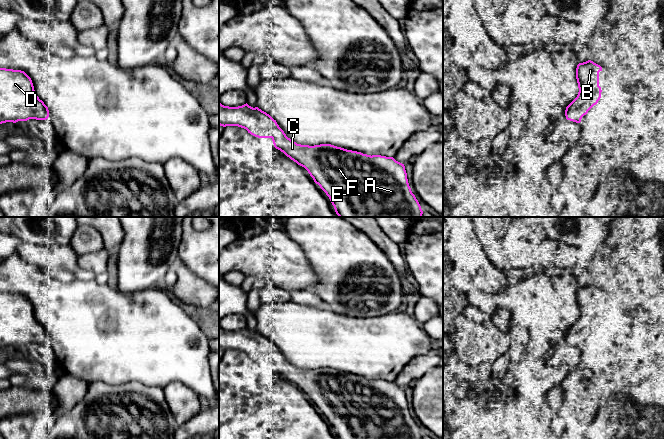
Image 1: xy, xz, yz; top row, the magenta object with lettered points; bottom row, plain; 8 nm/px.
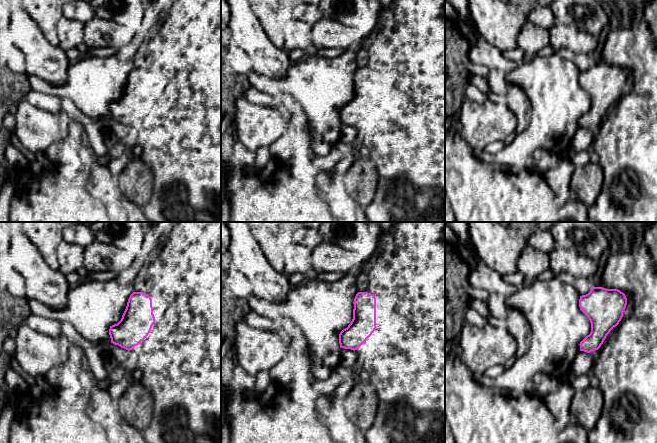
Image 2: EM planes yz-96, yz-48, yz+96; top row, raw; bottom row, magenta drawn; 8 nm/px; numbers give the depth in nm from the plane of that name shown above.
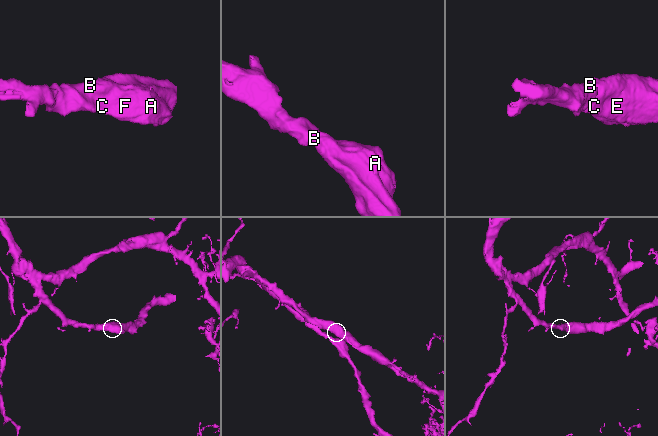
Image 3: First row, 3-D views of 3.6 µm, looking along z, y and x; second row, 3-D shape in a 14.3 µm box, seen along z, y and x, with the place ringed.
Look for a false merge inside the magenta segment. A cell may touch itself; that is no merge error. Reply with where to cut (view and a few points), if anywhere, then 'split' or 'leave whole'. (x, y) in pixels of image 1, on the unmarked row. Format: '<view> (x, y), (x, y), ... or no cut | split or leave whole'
no cut | leave whole

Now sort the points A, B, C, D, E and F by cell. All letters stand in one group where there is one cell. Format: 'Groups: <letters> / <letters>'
Groups: A B C D E F

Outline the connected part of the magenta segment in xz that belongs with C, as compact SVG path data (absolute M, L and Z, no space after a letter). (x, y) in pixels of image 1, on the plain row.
M219 326L219 349L238 350L244 352L251 359L258 362L271 362L274 371L283 376L287 381L304 391L314 406L329 421L337 439L422 439L421 430L412 417L408 407L404 388L393 381L381 379L367 379L361 376L347 374L331 368L301 369L292 365L279 351L276 344L258 331L251 331L247 327L238 331L224 330Z

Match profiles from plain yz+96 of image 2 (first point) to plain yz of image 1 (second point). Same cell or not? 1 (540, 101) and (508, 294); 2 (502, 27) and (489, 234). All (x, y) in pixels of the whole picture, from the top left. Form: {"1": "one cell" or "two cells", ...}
{"1": "one cell", "2": "one cell"}

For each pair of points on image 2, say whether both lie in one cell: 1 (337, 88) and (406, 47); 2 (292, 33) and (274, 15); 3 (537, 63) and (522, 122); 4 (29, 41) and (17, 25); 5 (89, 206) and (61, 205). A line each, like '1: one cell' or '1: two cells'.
1: two cells
2: two cells
3: two cells
4: one cell
5: one cell

